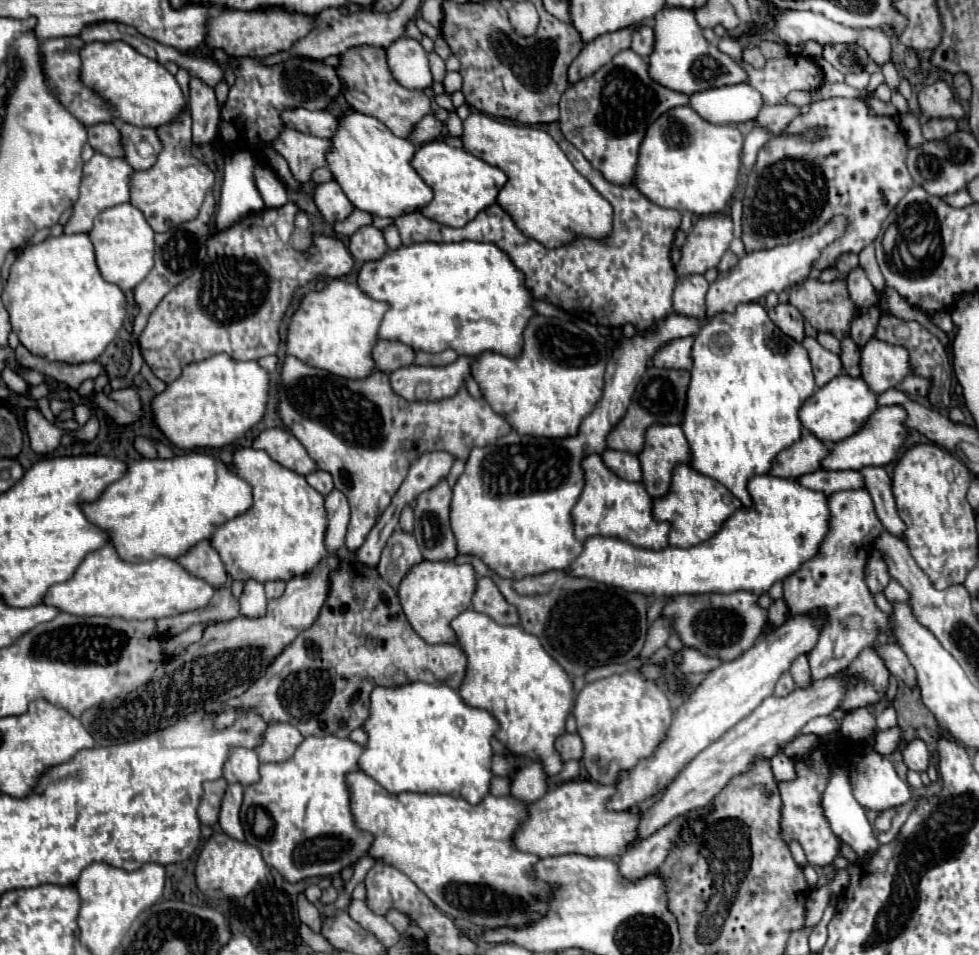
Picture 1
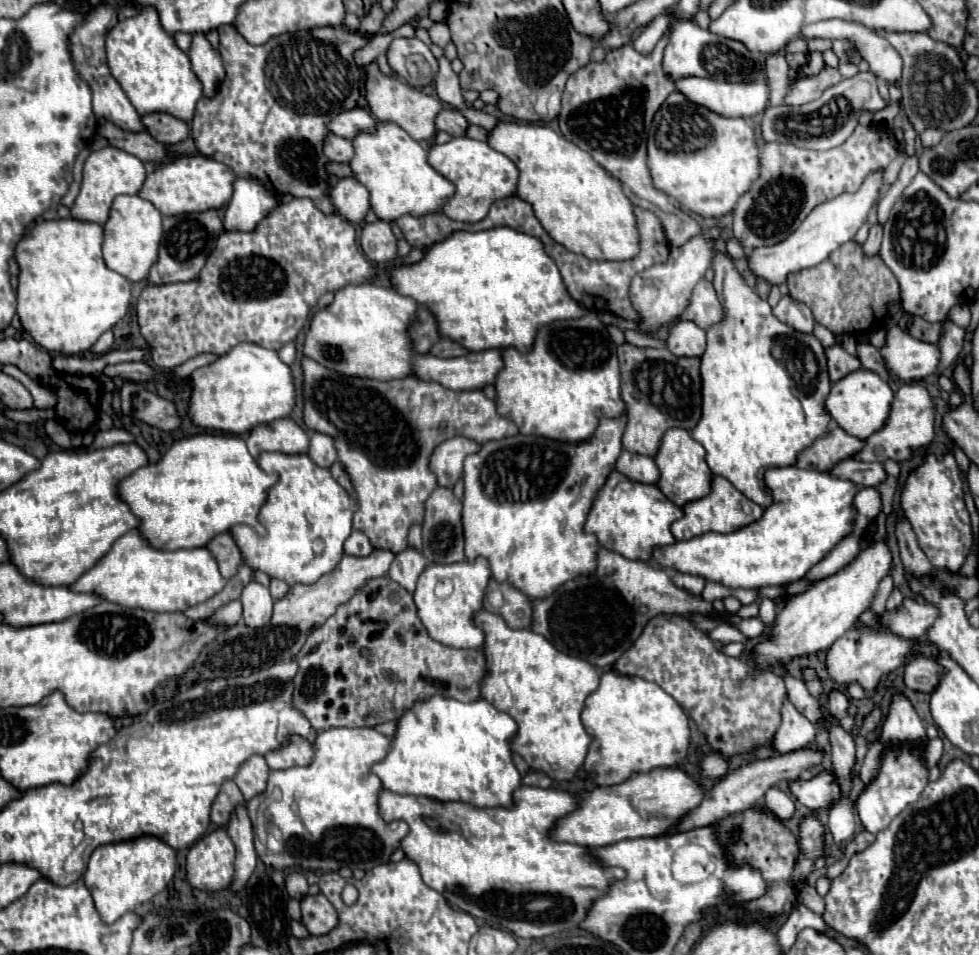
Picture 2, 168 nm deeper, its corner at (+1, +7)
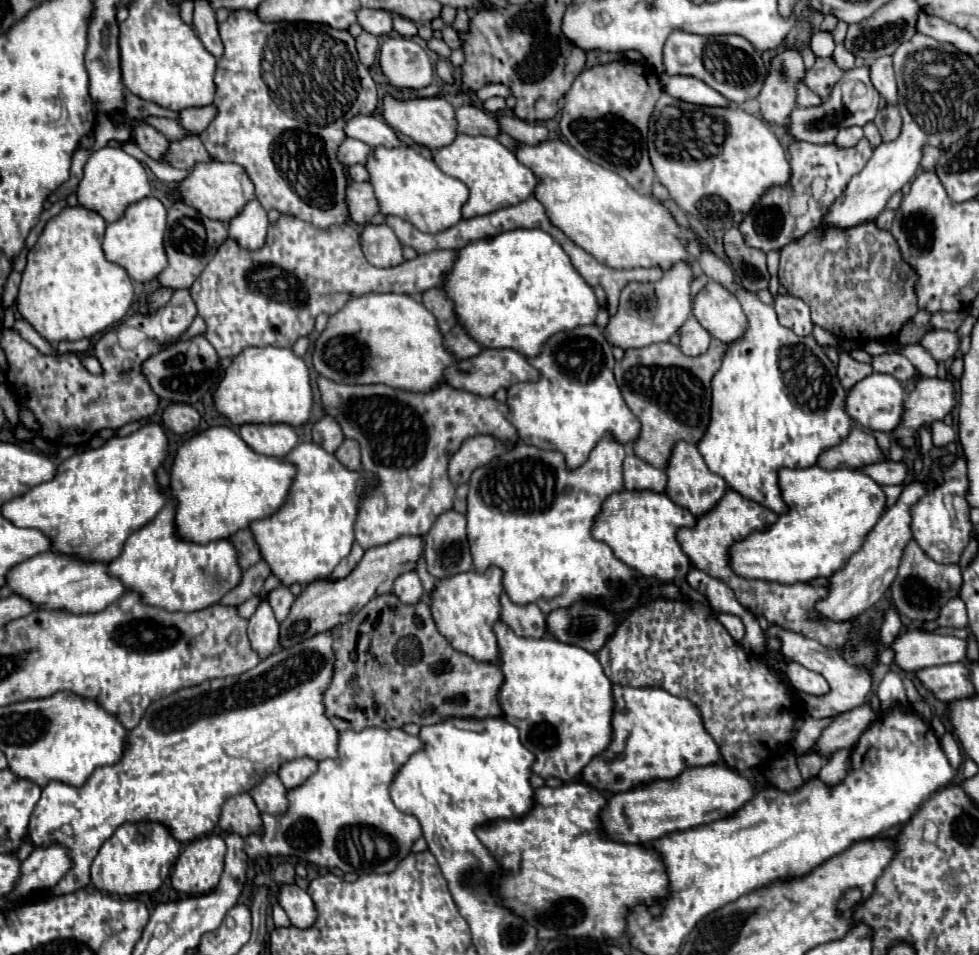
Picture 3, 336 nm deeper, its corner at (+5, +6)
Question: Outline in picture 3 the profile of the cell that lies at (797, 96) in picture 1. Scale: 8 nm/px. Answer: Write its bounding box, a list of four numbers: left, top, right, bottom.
[660,73,728,107]

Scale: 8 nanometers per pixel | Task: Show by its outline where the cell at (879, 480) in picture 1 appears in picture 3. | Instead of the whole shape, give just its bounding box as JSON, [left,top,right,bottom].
[892,539,962,621]

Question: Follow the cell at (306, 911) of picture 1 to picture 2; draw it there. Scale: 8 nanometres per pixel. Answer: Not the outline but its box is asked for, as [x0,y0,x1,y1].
[286,872,308,898]

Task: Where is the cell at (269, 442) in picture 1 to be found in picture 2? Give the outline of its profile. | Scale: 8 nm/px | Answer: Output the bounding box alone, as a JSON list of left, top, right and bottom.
[246,418,308,458]

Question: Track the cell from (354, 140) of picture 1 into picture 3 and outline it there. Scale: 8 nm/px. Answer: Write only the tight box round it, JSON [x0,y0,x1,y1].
[366,147,468,233]

